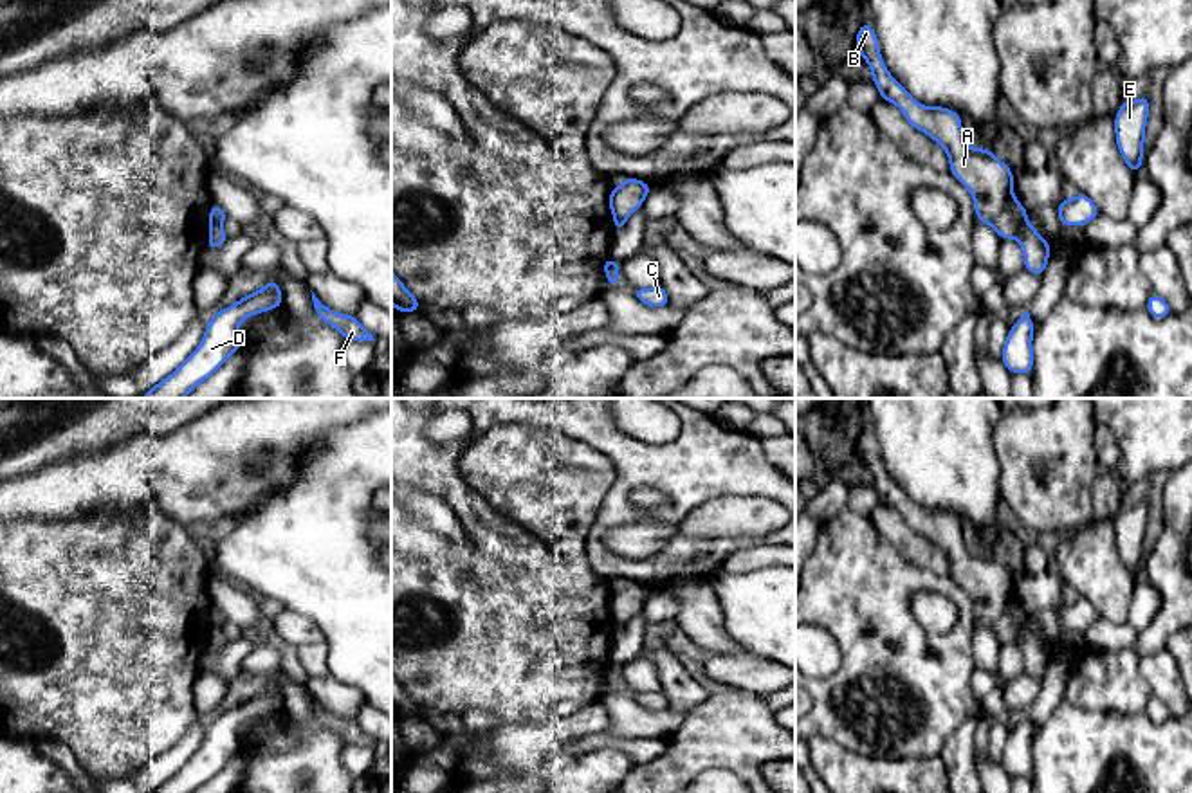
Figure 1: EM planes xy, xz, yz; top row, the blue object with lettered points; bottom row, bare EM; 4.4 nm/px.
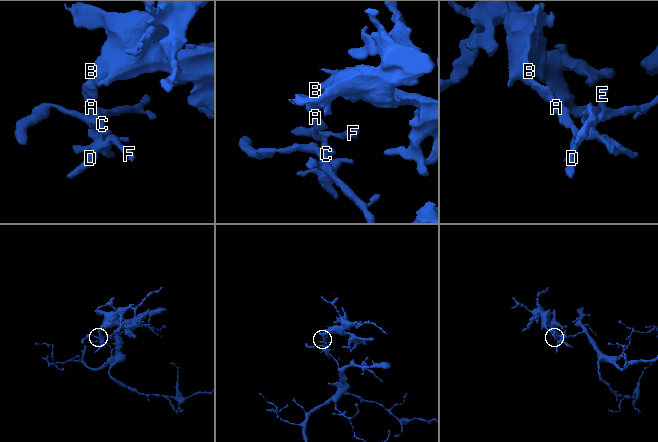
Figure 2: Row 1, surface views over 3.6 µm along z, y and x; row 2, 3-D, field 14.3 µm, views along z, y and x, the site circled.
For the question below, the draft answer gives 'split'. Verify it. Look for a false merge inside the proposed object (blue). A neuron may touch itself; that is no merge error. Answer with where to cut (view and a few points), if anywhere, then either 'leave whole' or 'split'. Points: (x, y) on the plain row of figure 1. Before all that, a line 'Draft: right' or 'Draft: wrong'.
Draft: right
cut in yz along (1025, 624), (1014, 640); split

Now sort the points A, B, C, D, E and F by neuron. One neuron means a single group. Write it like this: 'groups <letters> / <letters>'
groups A B / C D E F

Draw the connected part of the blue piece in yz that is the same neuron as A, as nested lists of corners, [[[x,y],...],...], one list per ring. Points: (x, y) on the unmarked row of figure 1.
[[[862,427],[857,443],[855,452],[860,456],[860,460],[867,465],[873,478],[873,487],[878,492],[880,503],[885,503],[893,508],[896,508],[907,526],[927,537],[932,544],[943,550],[943,553],[949,559],[950,570],[949,575],[970,595],[974,602],[974,615],[977,620],[977,625],[988,627],[1003,643],[1012,643],[1017,640],[1021,629],[1028,624],[1028,615],[1021,609],[1017,600],[1012,597],[1013,593],[1013,575],[994,561],[992,553],[985,551],[970,551],[965,546],[965,537],[961,532],[961,519],[958,519],[950,512],[941,510],[922,510],[887,474],[882,460],[880,460],[880,449],[876,445],[876,436],[873,429]]]

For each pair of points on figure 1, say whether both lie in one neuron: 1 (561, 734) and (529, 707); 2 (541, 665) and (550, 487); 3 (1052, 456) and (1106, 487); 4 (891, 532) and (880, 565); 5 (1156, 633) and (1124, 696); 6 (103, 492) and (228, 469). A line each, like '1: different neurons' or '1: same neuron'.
1: different neurons
2: same neuron
3: different neurons
4: different neurons
5: different neurons
6: same neuron

